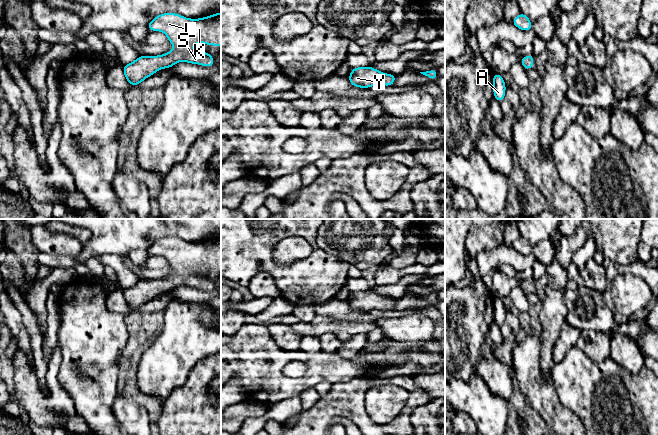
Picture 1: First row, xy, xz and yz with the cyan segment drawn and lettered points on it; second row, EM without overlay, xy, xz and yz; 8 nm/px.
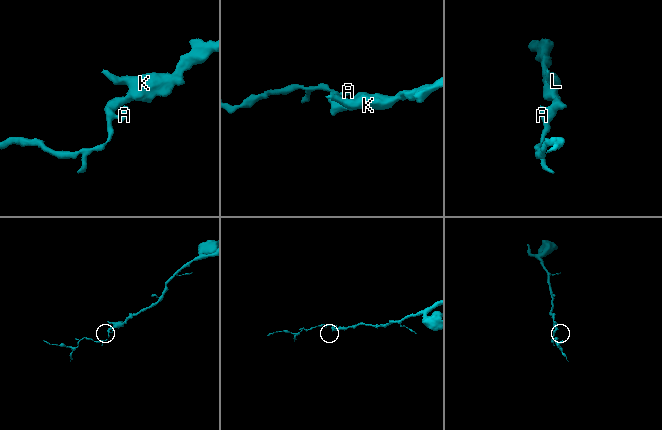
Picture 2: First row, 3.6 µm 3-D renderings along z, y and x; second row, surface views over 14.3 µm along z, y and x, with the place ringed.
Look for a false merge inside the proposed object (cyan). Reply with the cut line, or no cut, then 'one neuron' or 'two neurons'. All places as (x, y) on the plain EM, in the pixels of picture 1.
cut none; one neuron

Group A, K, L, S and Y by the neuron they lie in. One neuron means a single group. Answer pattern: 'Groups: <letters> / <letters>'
Groups: A K L S Y

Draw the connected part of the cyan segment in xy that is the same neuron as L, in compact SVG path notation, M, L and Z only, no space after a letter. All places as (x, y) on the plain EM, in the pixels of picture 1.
M221 236L200 243L188 243L176 237L156 240L146 249L150 255L162 255L175 272L160 280L139 280L134 286L123 290L123 297L132 310L155 298L160 292L171 292L180 285L214 289L214 281L208 275L198 276L190 270L201 266L208 270L221 270Z

